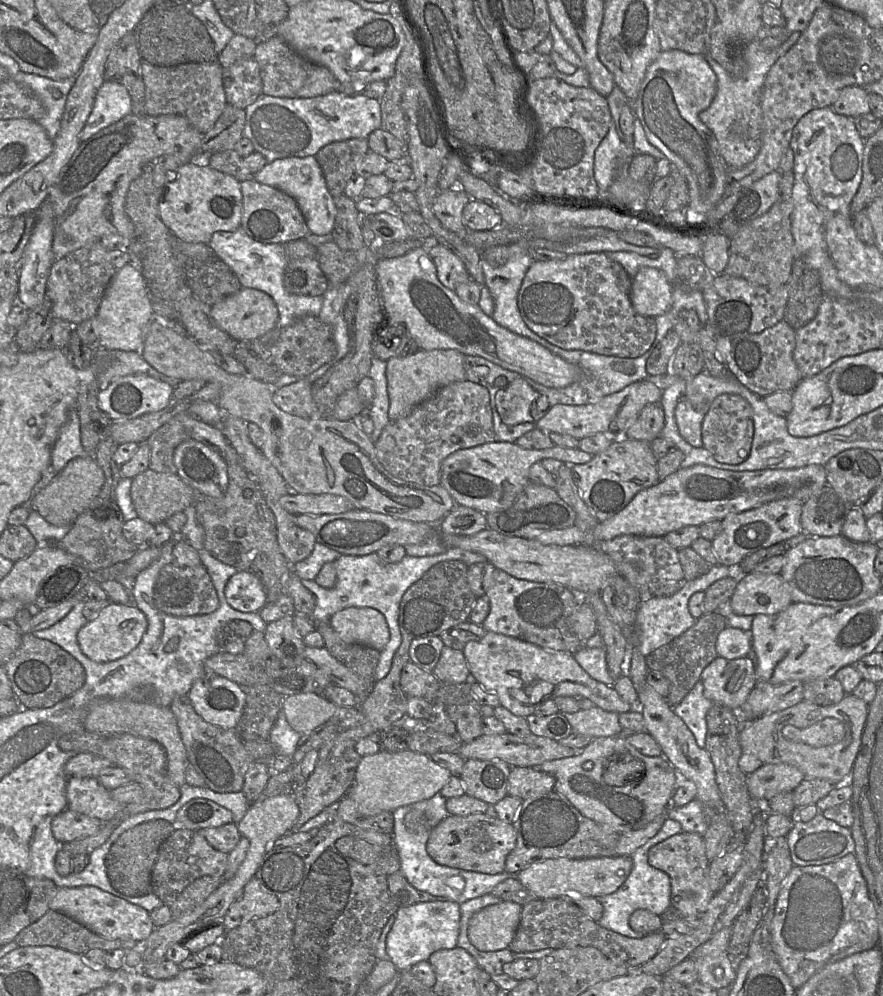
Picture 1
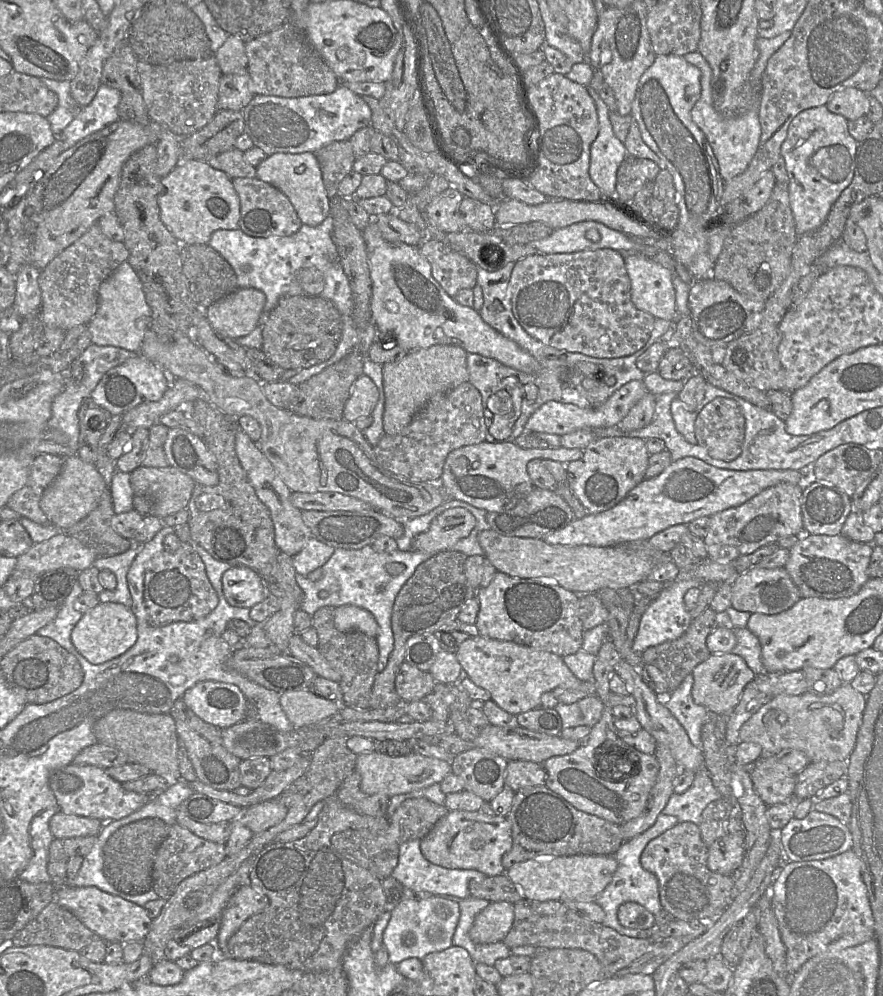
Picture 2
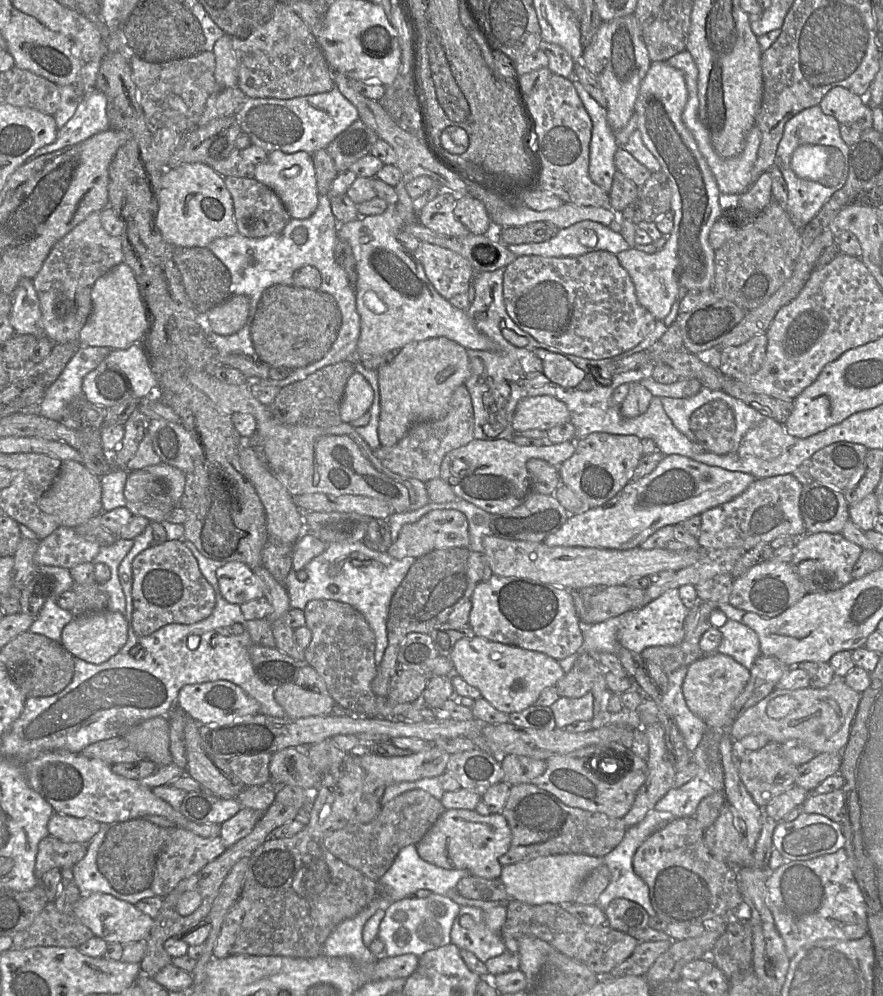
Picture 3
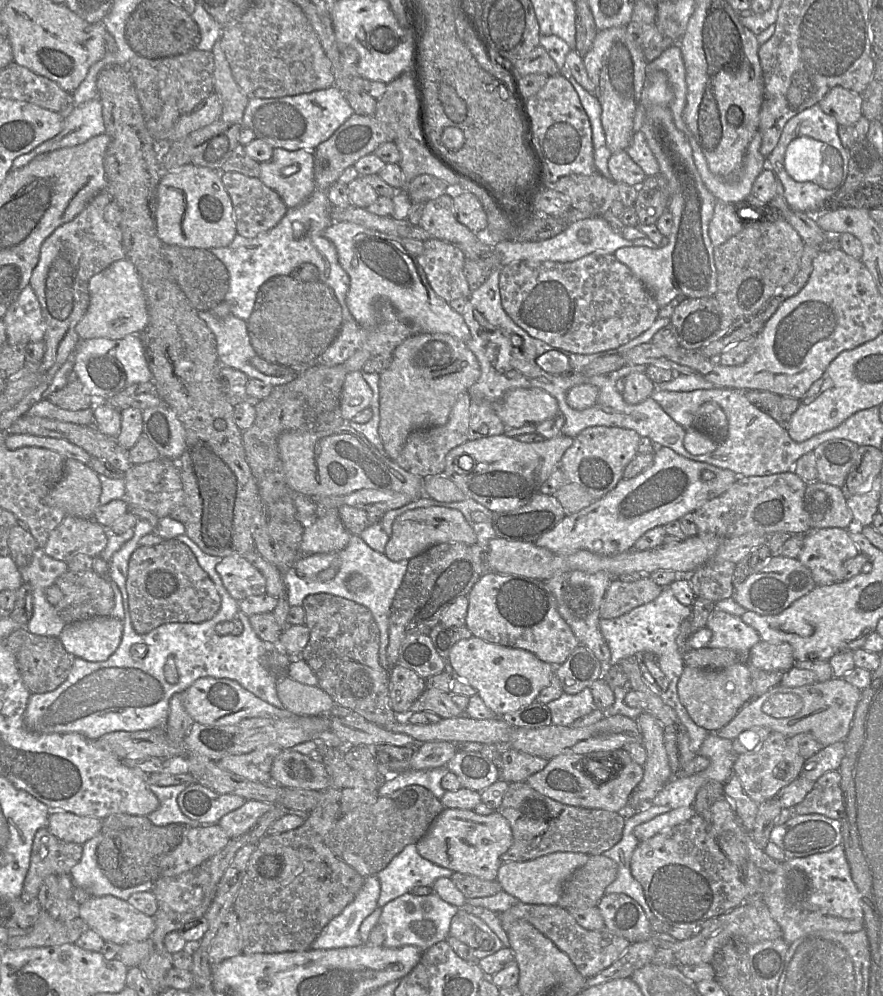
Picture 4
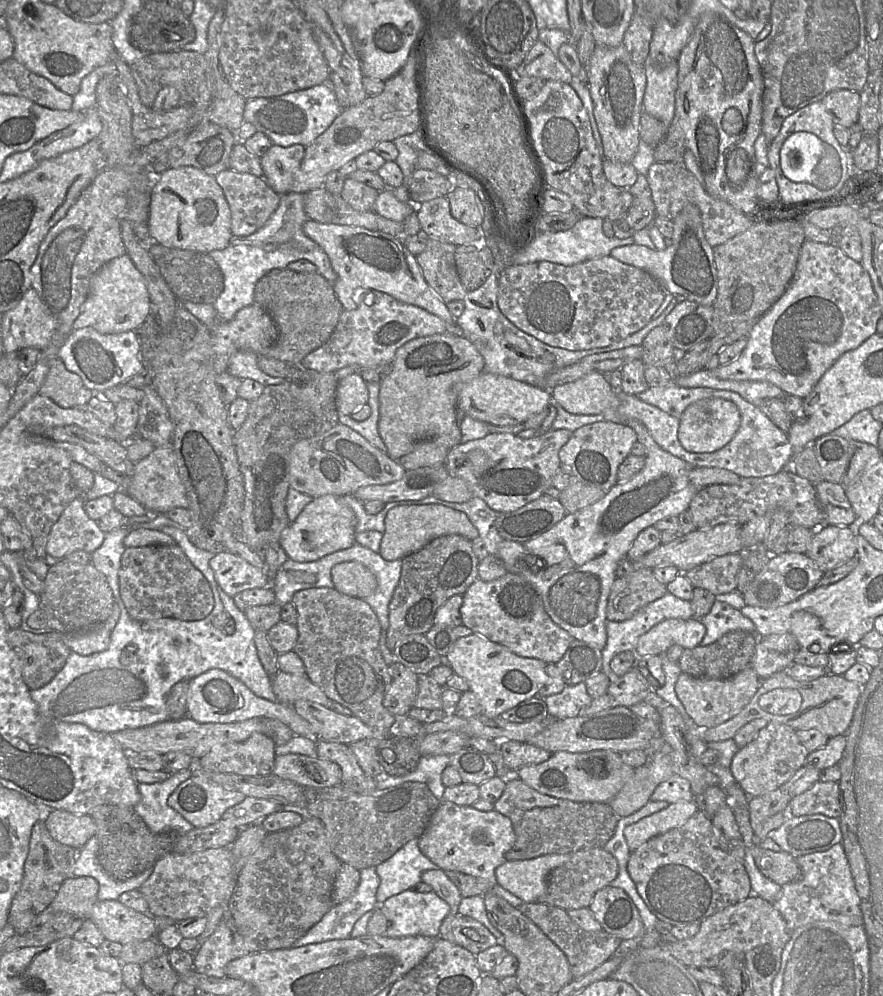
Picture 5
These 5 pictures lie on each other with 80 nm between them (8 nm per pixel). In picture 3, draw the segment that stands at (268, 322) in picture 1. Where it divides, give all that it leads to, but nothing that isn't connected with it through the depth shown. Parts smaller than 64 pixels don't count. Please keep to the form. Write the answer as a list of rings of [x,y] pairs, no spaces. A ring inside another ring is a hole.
[[[233,295],[204,314],[207,315],[213,332],[220,335],[231,335],[246,324],[249,309],[250,299],[248,296]]]

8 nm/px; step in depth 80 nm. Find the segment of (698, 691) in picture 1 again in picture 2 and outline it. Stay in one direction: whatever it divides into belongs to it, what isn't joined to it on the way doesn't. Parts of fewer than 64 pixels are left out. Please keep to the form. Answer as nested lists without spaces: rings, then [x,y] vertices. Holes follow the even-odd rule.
[[[693,676],[685,677],[683,682],[667,696],[661,696],[667,709],[687,732],[691,743],[702,749],[701,730],[707,709],[694,702],[691,694]]]

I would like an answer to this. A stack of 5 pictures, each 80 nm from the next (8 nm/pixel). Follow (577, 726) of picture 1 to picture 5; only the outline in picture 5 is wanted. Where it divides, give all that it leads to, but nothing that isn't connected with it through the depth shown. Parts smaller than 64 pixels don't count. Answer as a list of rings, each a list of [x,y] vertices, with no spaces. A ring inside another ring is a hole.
[[[585,683],[566,685],[558,693],[545,697],[549,714],[557,719],[572,718],[578,716],[580,710],[591,703],[593,698],[588,694]]]

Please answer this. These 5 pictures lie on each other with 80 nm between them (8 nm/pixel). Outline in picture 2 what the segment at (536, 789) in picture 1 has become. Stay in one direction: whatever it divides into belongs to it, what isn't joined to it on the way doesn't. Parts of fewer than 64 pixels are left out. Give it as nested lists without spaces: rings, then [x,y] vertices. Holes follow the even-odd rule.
[[[526,760],[508,761],[505,773],[505,785],[514,792],[532,786],[544,786],[546,770],[542,764]]]

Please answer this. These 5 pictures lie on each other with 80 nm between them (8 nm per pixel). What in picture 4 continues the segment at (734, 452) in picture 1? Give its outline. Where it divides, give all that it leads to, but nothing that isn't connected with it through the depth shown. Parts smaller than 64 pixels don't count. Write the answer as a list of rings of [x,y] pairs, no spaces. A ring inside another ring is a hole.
[[[705,403],[694,413],[692,427],[708,434],[720,443],[728,434],[728,419],[718,404]]]

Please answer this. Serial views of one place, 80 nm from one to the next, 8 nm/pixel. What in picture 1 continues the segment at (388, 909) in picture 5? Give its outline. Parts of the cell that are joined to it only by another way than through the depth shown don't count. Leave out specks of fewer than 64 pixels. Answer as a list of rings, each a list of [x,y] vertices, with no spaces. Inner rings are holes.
[[[437,900],[399,906],[395,916],[395,921],[386,937],[386,951],[399,971],[410,971],[414,964],[427,961],[434,952],[457,946],[460,904],[456,902]]]

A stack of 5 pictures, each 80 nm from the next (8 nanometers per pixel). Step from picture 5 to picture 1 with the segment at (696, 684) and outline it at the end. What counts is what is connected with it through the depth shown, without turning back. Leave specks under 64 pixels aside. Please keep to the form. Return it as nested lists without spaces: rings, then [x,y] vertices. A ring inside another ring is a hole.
[[[717,656],[702,671],[700,681],[707,699],[738,711],[757,682],[756,666],[748,656],[736,659]]]

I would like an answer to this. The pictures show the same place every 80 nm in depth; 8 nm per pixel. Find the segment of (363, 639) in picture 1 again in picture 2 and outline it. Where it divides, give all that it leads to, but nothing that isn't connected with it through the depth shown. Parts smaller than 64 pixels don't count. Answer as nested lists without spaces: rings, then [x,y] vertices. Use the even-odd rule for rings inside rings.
[[[355,605],[335,608],[334,625],[341,632],[359,631],[375,639],[379,628],[371,612]]]

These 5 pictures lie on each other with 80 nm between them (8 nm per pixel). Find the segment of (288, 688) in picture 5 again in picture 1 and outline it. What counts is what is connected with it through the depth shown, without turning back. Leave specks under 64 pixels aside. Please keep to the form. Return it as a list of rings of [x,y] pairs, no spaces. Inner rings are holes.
[[[316,693],[289,695],[283,700],[283,712],[288,723],[301,735],[329,721],[338,708],[323,695]]]

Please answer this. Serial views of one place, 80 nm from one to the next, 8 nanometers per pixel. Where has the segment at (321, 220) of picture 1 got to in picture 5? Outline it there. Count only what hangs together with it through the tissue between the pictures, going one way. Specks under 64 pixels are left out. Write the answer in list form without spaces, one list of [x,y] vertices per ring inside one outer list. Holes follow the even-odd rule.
[[[273,144],[261,157],[263,178],[279,195],[291,192],[291,186],[305,155],[305,146],[282,147]]]

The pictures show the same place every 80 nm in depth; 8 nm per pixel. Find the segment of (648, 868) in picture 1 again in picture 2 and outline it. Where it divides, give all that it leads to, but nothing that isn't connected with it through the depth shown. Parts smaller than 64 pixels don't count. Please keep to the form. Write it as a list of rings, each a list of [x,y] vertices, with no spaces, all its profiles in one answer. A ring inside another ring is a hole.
[[[661,813],[651,827],[636,837],[623,841],[619,849],[615,852],[613,856],[618,862],[618,867],[613,874],[611,882],[595,898],[595,902],[600,905],[605,912],[605,919],[602,922],[605,926],[614,929],[621,935],[626,935],[633,938],[650,939],[652,941],[665,938],[661,935],[660,929],[656,926],[648,929],[630,929],[622,926],[618,920],[617,912],[620,905],[625,902],[639,903],[653,915],[656,915],[662,910],[662,906],[659,900],[657,877],[641,866],[640,856],[645,846],[652,839],[656,838],[666,830],[672,828],[678,822],[679,820],[677,817]]]

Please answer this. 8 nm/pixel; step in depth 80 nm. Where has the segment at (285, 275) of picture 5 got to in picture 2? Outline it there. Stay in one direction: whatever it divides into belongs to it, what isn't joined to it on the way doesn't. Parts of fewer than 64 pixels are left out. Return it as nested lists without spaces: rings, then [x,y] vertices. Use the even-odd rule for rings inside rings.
[[[294,295],[281,297],[276,306],[268,313],[263,314],[262,324],[263,344],[262,351],[268,359],[285,370],[302,370],[330,359],[341,340],[343,321],[335,305],[322,296]]]

